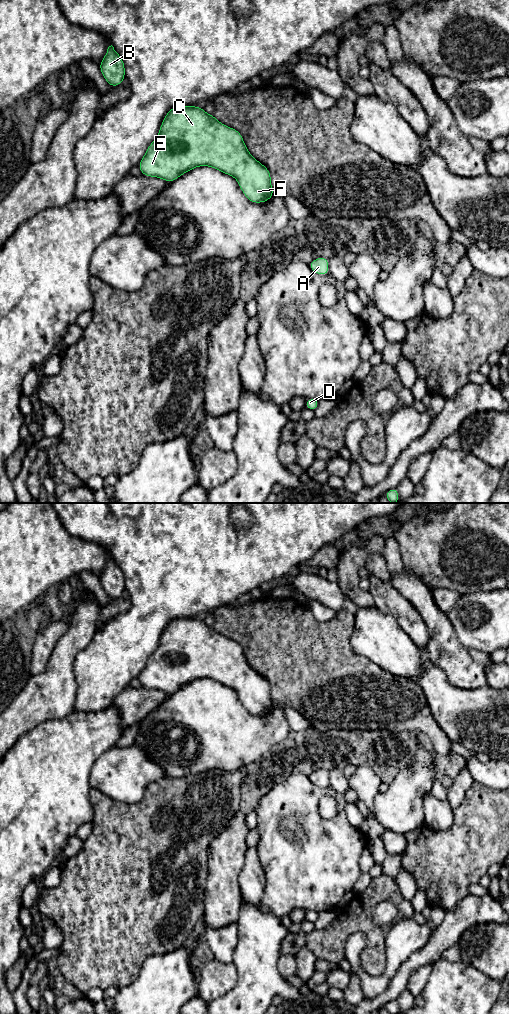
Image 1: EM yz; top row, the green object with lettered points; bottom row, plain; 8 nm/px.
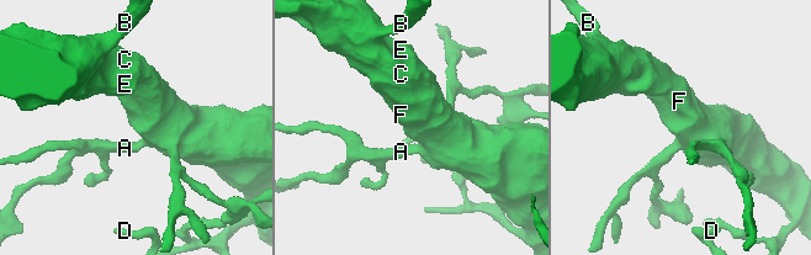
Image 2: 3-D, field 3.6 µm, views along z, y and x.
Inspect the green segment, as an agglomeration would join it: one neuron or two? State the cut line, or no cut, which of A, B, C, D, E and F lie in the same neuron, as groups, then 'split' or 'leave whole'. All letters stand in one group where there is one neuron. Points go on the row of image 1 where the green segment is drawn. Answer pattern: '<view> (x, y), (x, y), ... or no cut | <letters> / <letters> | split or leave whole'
no cut | A B C D E F | leave whole

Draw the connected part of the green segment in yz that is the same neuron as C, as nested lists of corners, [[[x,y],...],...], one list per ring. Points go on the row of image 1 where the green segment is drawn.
[[[198,106],[171,108],[164,117],[158,136],[137,166],[141,174],[169,183],[196,167],[209,166],[234,177],[242,193],[252,203],[264,203],[274,194],[268,168],[249,153],[241,133],[222,124]]]

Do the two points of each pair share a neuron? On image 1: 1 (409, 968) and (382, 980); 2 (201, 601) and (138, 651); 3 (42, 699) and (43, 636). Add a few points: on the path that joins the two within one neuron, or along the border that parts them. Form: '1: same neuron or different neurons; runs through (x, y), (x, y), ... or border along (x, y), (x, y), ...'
1: different neurons; border along (410, 956), (400, 966), (388, 987), (381, 993)
2: same neuron; runs through (183, 601), (177, 601), (145, 633)
3: different neurons; border along (53, 650), (47, 666), (32, 676)

